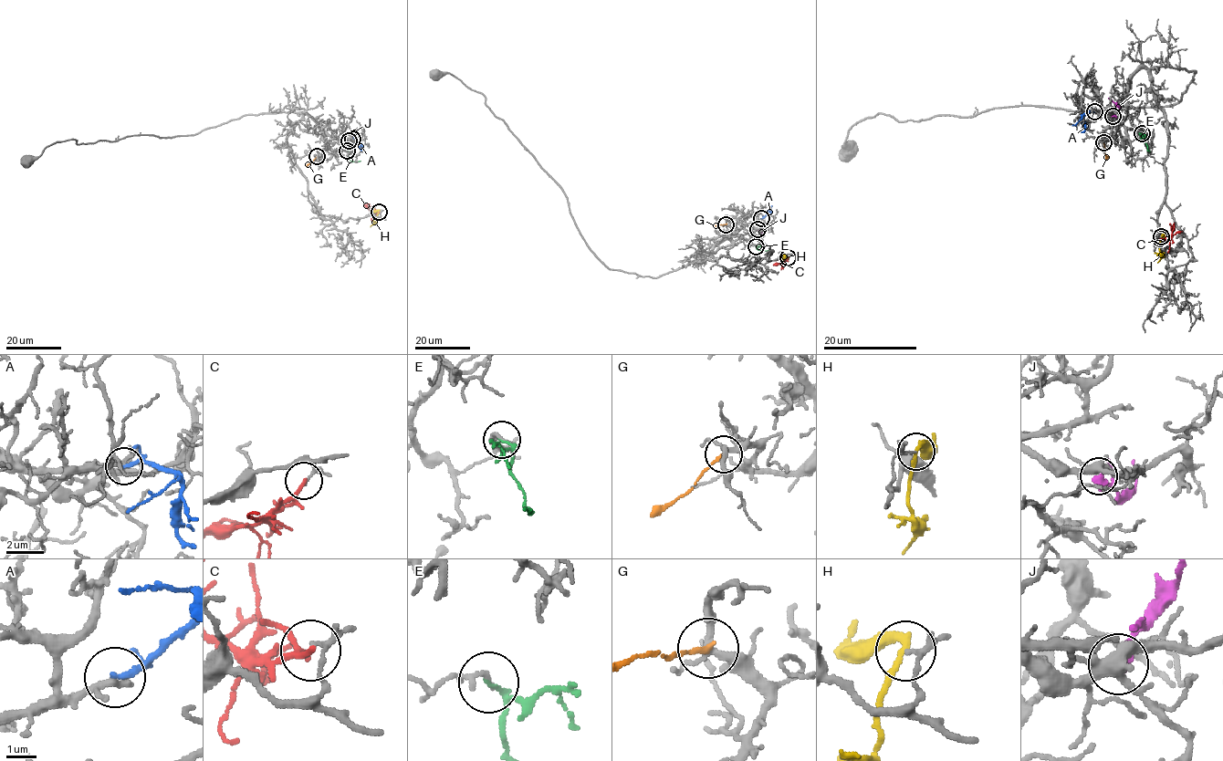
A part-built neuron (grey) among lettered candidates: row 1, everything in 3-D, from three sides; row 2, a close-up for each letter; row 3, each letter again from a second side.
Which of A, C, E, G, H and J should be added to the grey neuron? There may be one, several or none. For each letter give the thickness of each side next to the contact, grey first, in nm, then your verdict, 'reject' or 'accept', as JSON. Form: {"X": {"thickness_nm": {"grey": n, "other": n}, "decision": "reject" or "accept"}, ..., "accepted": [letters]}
{"A": {"thickness_nm": {"grey": 220, "other": 190}, "decision": "accept"}, "C": {"thickness_nm": {"grey": 110, "other": 190}, "decision": "reject"}, "E": {"thickness_nm": {"grey": 110, "other": 100}, "decision": "reject"}, "G": {"thickness_nm": {"grey": 240, "other": 190}, "decision": "reject"}, "H": {"thickness_nm": {"grey": 90, "other": 240}, "decision": "reject"}, "J": {"thickness_nm": {"grey": 400, "other": 440}, "decision": "reject"}, "accepted": ["A"]}

